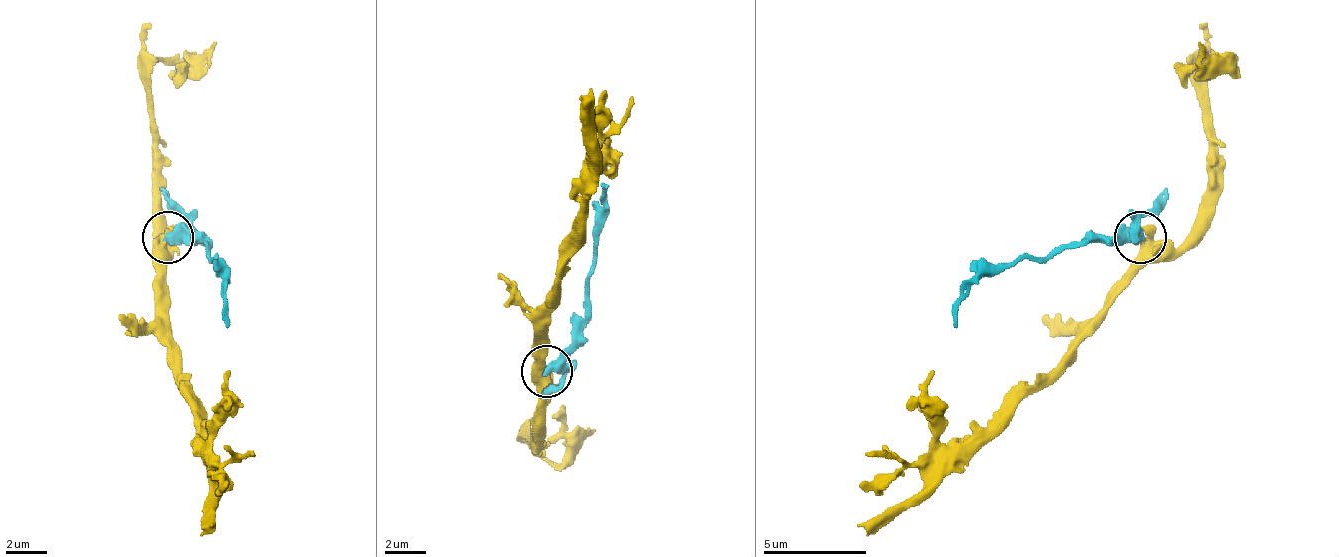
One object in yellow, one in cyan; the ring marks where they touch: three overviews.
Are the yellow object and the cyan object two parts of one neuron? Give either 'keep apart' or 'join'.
join

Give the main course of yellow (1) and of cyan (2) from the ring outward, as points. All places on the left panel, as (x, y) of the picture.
1: (164, 238), (159, 269), (159, 341), (179, 362), (179, 393), (210, 470), (210, 526)
2: (169, 238), (195, 238), (205, 243), (215, 264), (231, 326)

